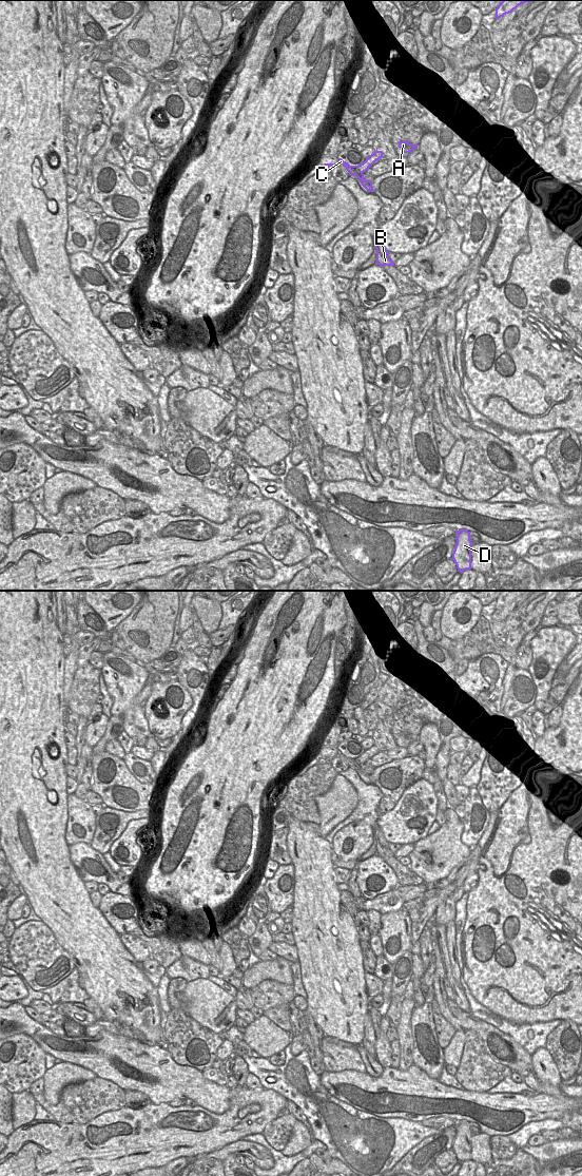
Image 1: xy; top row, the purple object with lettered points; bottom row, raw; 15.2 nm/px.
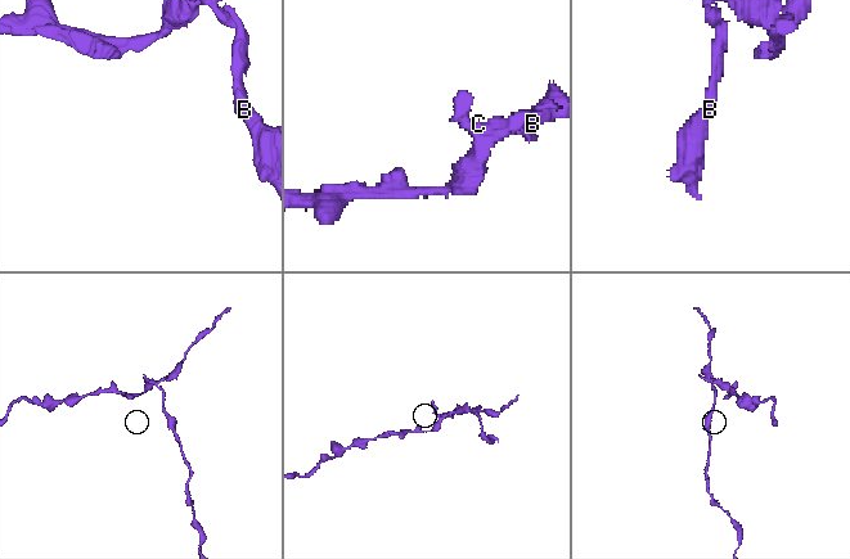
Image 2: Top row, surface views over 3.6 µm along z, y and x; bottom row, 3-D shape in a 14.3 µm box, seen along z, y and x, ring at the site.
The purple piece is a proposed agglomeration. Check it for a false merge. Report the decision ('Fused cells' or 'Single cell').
Fused cells

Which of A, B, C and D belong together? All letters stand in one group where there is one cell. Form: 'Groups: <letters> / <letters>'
Groups: A / B C D

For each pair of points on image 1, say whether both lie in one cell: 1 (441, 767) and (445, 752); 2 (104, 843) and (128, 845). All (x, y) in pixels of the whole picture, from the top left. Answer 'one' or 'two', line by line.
1: one
2: two

